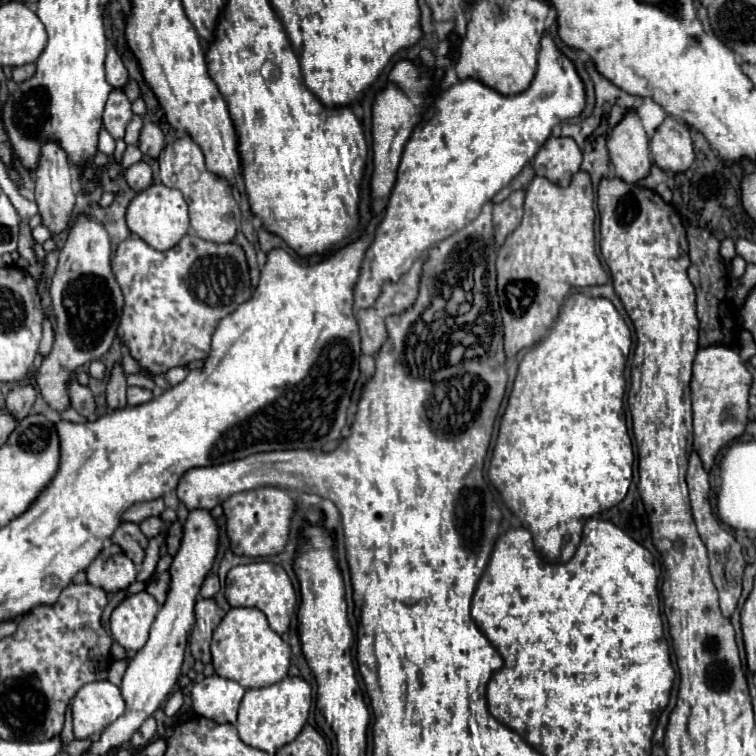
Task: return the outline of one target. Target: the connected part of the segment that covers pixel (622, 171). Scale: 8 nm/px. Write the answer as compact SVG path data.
M628 112L624 120L608 134L608 152L610 160L614 160L614 174L620 180L636 184L650 174L652 160L648 138L636 112Z

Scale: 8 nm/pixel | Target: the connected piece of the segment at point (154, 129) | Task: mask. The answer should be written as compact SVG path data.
M146 120L144 128L142 128L142 134L140 134L140 144L138 146L140 146L142 154L146 154L150 158L158 158L162 148L164 148L164 132L160 130L160 126Z

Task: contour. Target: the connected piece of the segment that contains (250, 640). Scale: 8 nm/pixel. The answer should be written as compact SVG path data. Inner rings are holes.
M232 608L214 632L212 664L222 678L236 680L244 688L262 688L280 682L288 674L290 646L268 626L258 608Z

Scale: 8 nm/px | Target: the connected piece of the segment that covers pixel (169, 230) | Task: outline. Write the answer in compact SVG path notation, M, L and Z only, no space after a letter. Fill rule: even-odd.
M152 184L148 190L134 196L126 212L126 224L132 234L140 236L154 250L168 250L180 242L180 238L188 232L188 204L180 190L168 188L164 184Z

